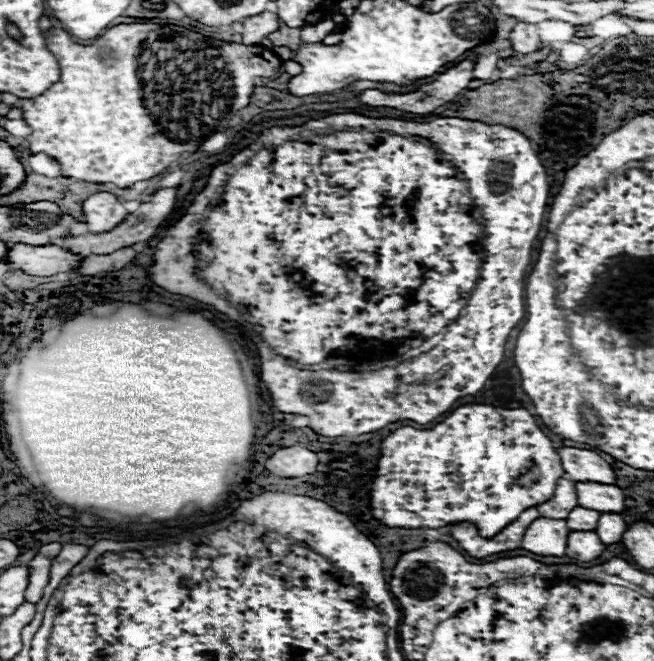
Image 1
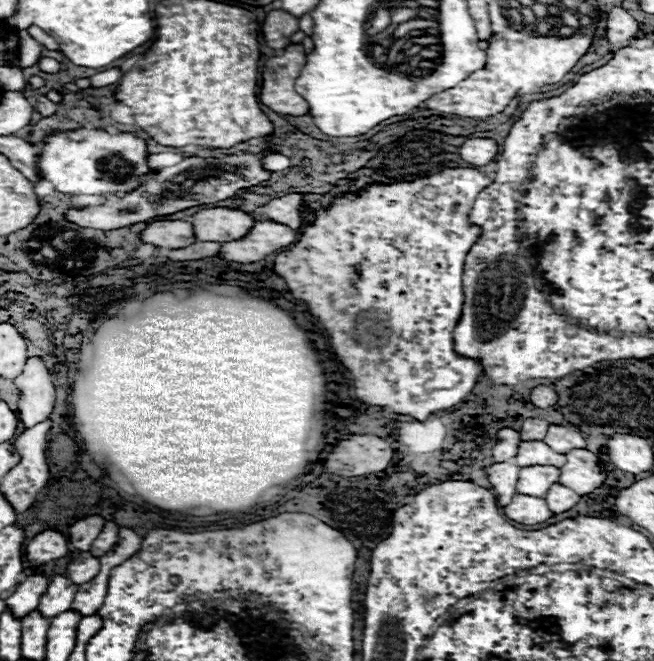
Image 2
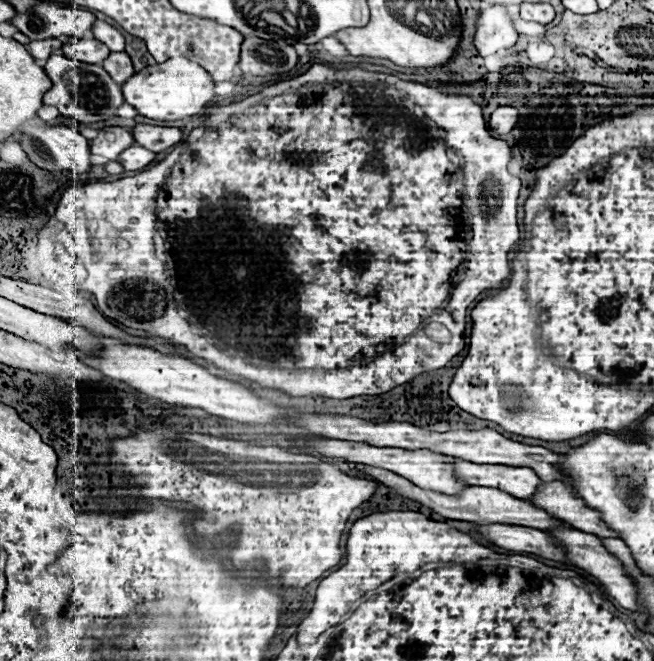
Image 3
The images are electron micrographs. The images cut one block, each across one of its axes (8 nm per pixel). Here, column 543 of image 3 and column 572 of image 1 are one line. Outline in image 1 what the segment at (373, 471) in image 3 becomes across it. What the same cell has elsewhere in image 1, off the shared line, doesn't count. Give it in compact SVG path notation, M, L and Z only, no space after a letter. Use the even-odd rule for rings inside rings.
M578 506L576 510L572 510L572 514L568 514L568 526L570 530L596 530L600 514L596 514L596 510L584 510L582 506Z

